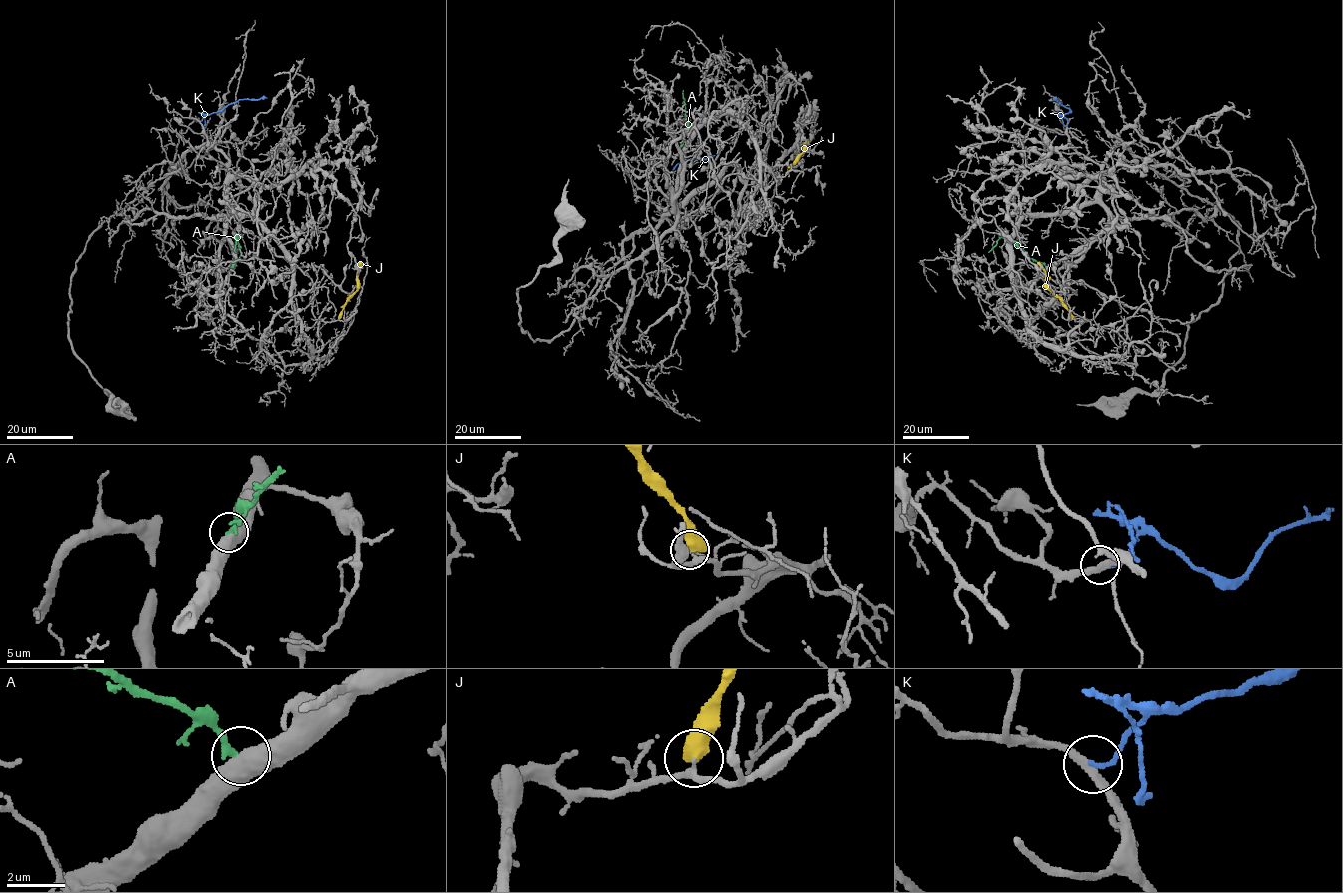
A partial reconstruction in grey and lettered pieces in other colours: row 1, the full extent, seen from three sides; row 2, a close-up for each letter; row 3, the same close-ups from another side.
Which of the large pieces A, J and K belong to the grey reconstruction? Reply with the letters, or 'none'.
K

